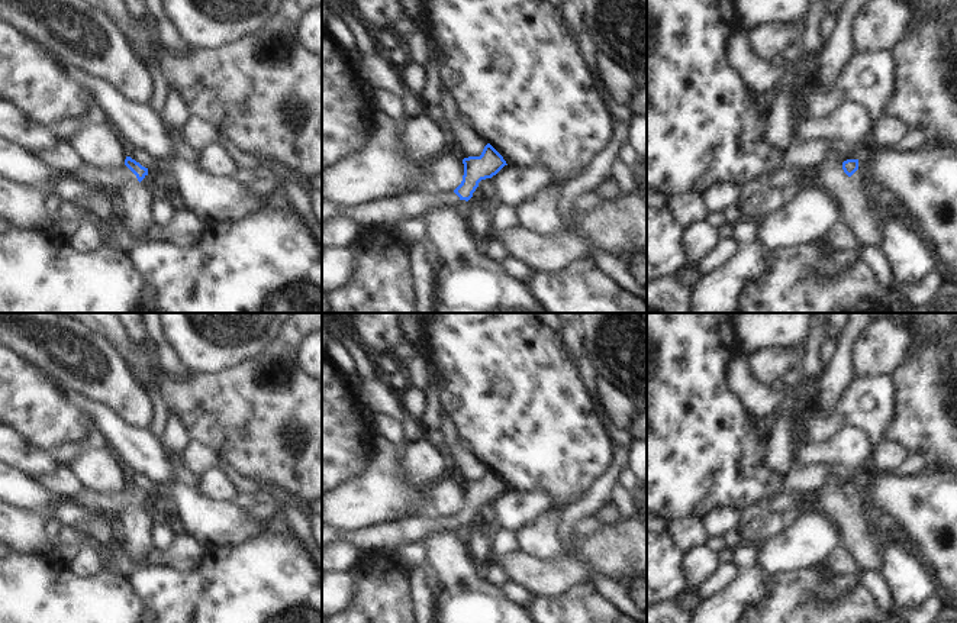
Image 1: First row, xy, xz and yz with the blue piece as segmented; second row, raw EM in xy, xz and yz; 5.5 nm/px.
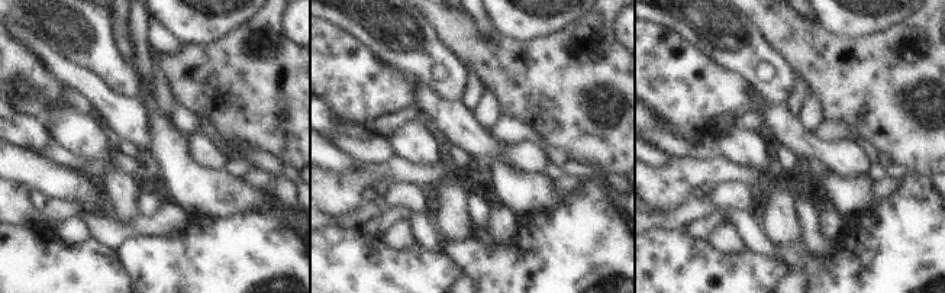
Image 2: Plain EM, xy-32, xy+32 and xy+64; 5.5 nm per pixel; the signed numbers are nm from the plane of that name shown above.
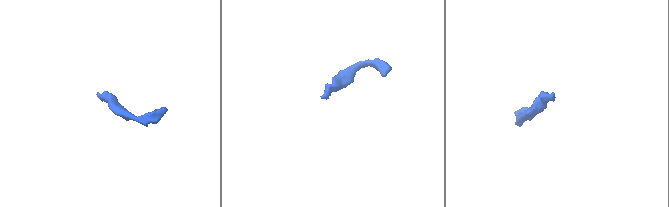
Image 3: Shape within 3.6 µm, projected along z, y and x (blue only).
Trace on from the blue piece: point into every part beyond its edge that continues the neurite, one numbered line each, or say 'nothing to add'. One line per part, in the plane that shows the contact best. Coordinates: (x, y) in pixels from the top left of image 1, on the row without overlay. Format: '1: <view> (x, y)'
1: xy (89, 499)

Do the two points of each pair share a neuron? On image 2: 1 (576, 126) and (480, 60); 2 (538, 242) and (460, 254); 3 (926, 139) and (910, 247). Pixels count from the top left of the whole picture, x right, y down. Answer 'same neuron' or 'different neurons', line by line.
1: same neuron
2: same neuron
3: different neurons

